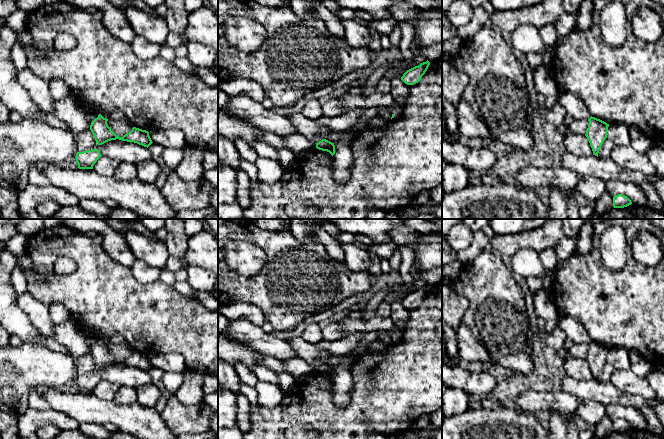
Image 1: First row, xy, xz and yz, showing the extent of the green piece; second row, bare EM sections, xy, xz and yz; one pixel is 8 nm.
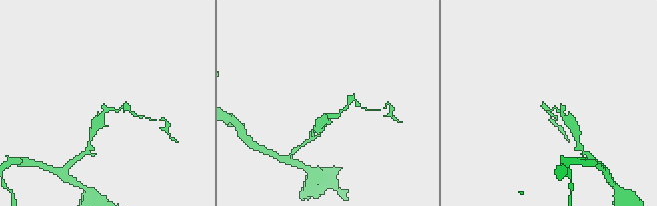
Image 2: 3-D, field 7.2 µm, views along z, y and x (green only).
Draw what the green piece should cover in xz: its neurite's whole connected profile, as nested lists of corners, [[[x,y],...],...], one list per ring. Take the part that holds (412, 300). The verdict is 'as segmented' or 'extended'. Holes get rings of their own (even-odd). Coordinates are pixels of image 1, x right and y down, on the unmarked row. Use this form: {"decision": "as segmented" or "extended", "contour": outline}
{"decision": "as segmented", "contour": [[[427,284],[426,286],[407,294],[401,301],[401,304],[407,309],[418,307],[427,295],[429,289],[430,286]]]}

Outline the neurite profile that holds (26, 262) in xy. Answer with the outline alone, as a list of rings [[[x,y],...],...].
[[[24,255],[20,260],[19,260],[20,265],[22,266],[23,270],[27,273],[32,272],[33,269],[33,262],[29,255]]]

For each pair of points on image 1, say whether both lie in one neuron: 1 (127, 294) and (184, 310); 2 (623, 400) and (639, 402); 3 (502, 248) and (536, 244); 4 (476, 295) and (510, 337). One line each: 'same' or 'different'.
1: same
2: same
3: same
4: same

